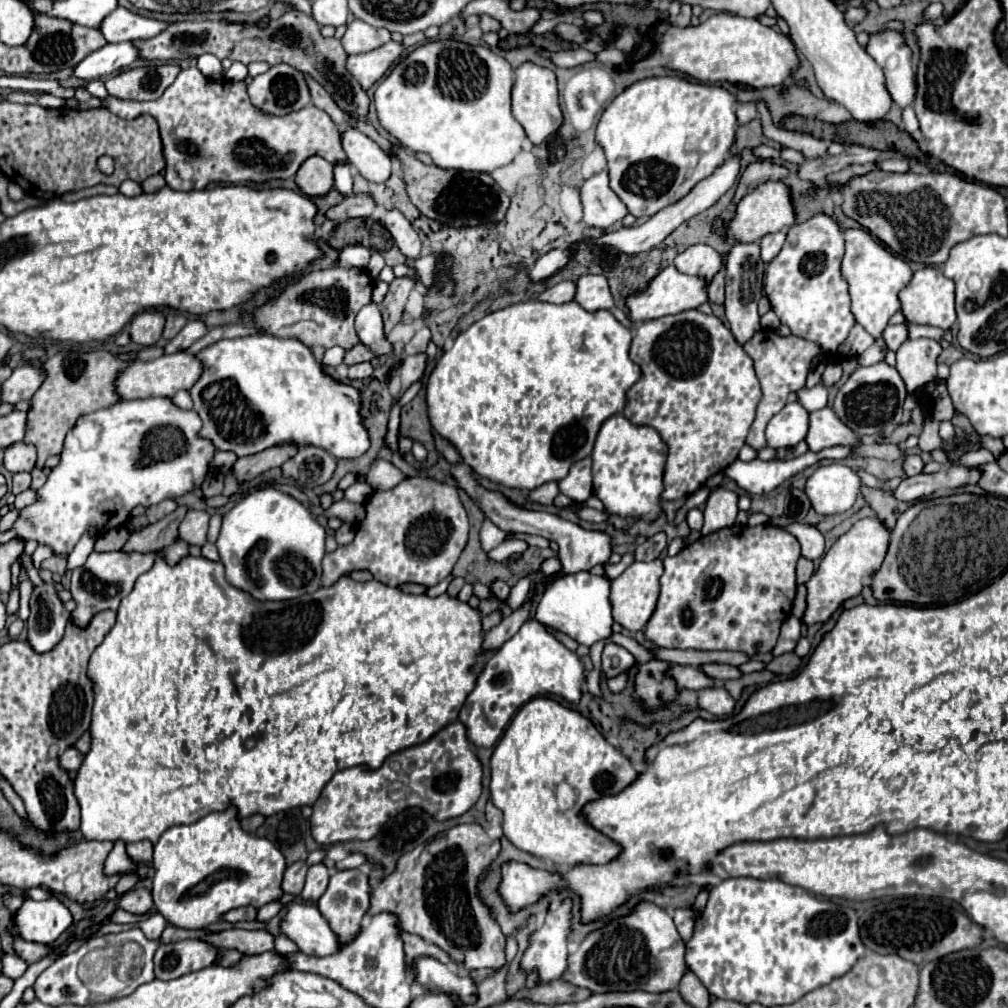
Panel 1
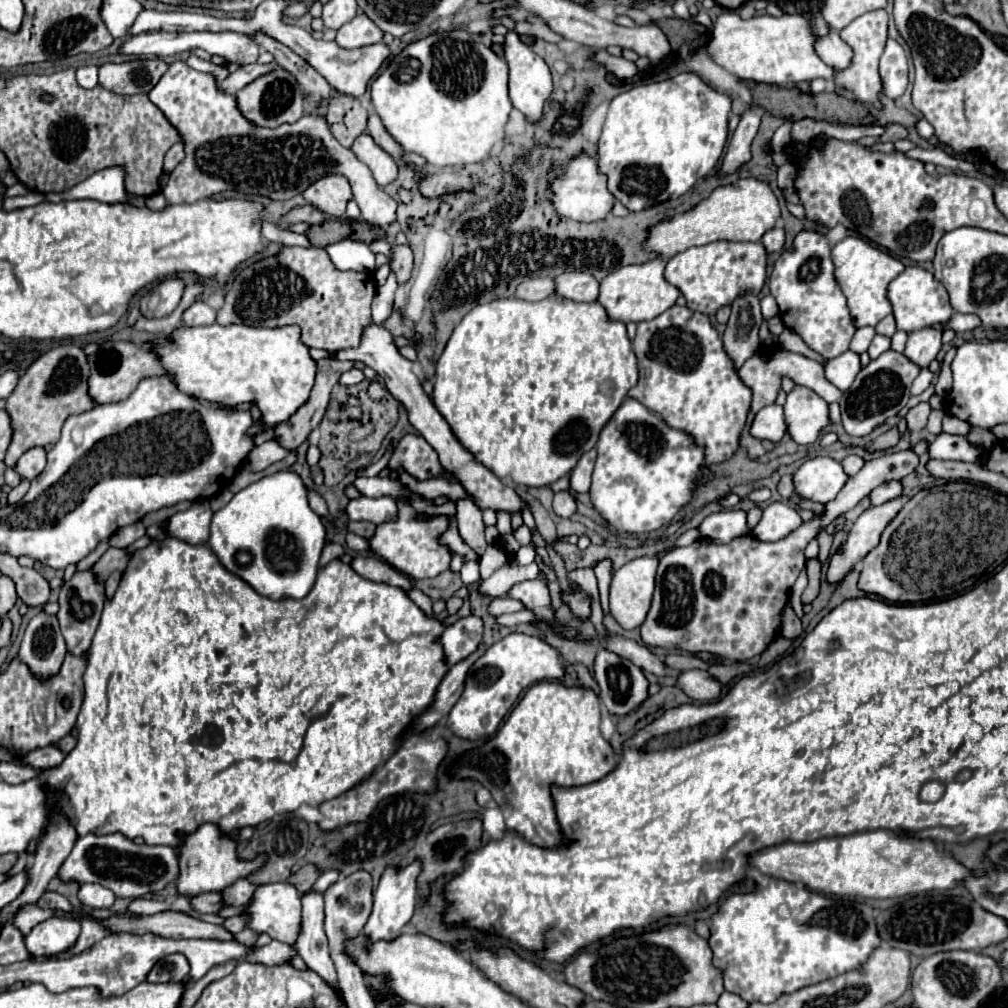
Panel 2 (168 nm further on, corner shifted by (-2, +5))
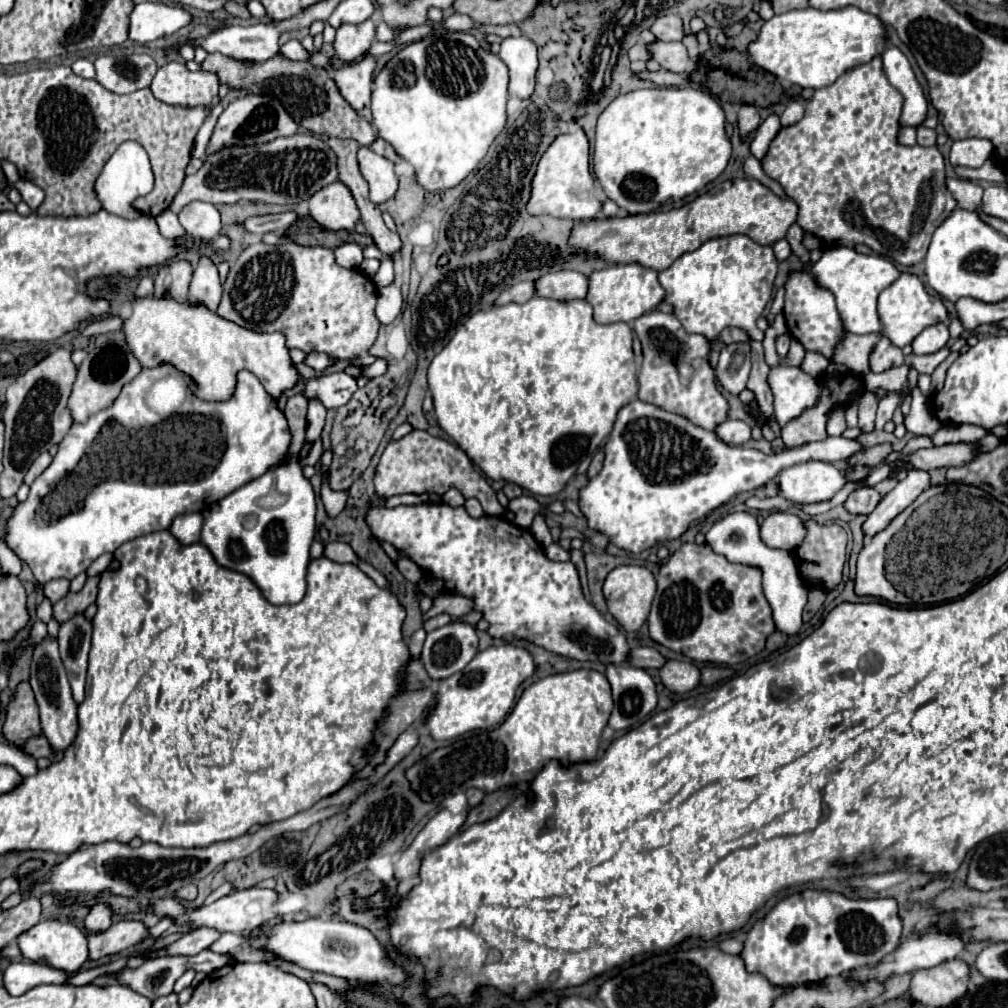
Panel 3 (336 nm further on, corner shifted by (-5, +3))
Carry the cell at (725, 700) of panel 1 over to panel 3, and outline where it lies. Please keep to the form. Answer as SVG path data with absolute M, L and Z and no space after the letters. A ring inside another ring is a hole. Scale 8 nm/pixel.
M667 660L659 674L665 688L679 694L687 694L701 684L701 670L687 660Z

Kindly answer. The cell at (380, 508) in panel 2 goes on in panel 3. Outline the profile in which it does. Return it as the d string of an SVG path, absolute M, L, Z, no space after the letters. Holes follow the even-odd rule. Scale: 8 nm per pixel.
M443 502L439 504L421 504L421 506L373 506L365 514L365 522L371 528L373 536L393 544L397 550L405 552L421 570L445 580L447 592L473 596L475 610L483 612L483 618L491 624L489 634L505 642L511 640L529 640L535 646L543 646L549 652L555 652L565 658L577 660L599 660L603 664L623 664L629 660L629 642L619 628L609 624L597 610L591 606L581 592L577 570L571 562L553 562L543 554L543 548L533 538L529 530L517 528L515 524L497 516L471 518L463 506L453 508Z

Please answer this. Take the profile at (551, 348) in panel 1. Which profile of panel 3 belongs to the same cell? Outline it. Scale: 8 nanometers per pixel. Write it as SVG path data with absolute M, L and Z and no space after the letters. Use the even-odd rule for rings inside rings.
M535 296L525 304L511 302L505 306L493 306L491 310L481 310L473 314L465 324L461 324L461 328L451 338L451 342L433 358L429 366L427 378L429 378L429 390L433 394L437 422L455 440L455 444L467 452L473 464L477 464L491 480L513 482L533 494L553 496L563 490L567 480L577 472L579 464L607 440L609 432L613 430L619 408L629 404L637 396L637 366L635 366L635 354L631 342L633 342L633 332L625 322L615 322L607 326L597 324L593 320L593 308L587 300L561 302L561 300Z

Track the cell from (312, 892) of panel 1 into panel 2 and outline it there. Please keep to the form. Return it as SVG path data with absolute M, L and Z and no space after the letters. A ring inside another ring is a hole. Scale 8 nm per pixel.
M306 894L302 896L302 922L298 930L298 938L292 948L300 954L300 958L314 970L324 982L330 982L334 990L338 990L336 968L330 958L328 940L324 934L324 898L322 894Z

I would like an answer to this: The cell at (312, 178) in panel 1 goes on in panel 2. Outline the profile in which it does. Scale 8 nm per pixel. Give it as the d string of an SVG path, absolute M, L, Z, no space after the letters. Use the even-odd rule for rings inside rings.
M330 174L314 182L304 192L304 200L330 218L342 218L346 212L346 204L352 200L352 190L346 178Z

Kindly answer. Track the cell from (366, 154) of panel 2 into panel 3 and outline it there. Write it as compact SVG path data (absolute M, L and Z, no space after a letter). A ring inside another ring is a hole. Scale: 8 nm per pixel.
M361 146L359 166L361 166L363 178L369 184L371 202L381 204L397 192L397 176L395 176L395 170L393 170L395 164L391 160L375 154L367 146Z

